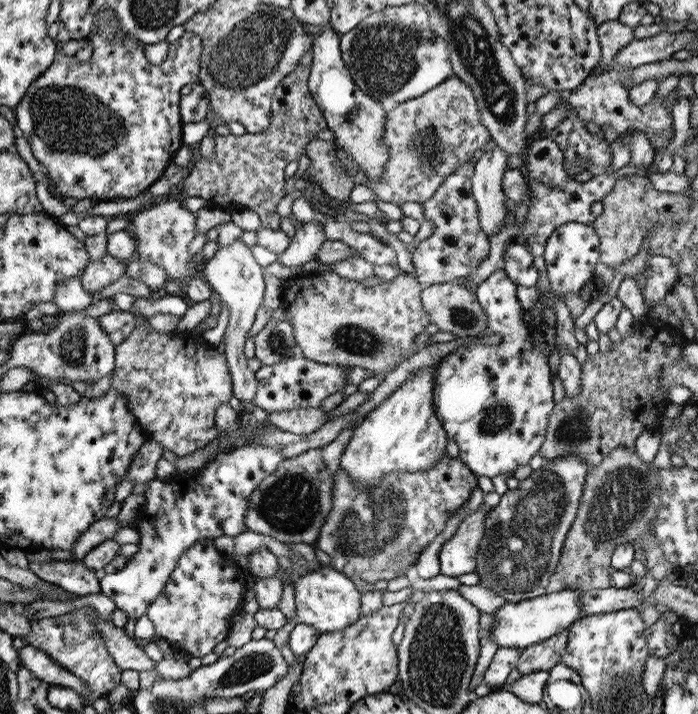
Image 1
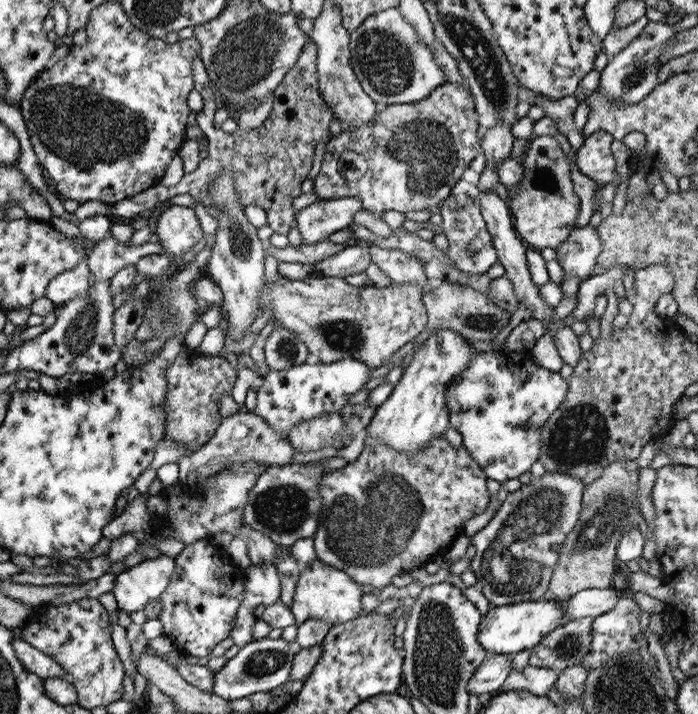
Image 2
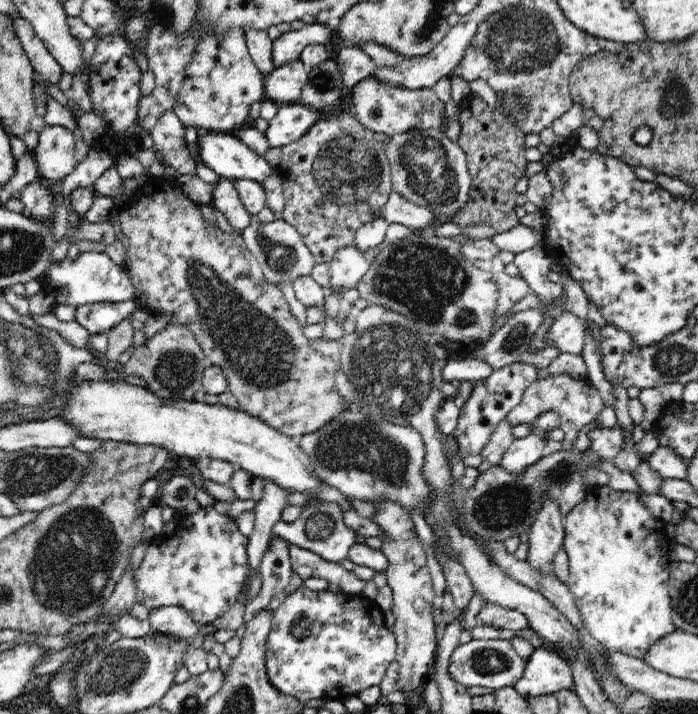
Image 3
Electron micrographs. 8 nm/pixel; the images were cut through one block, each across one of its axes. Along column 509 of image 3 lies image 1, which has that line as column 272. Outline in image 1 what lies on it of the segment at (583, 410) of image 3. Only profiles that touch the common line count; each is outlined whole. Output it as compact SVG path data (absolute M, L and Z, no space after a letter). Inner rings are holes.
M295 408L289 412L271 412L267 420L271 420L283 432L309 436L329 422L329 414L321 408Z

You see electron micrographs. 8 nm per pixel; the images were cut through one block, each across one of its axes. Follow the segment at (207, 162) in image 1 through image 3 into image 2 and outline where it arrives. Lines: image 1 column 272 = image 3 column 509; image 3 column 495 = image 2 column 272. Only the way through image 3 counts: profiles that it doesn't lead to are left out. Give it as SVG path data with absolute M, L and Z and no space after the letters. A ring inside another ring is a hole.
M309 40L305 48L301 50L297 62L293 68L285 74L283 82L275 88L275 100L273 108L267 116L267 120L259 128L235 128L233 132L223 132L221 128L213 128L213 122L209 116L203 116L207 112L207 98L203 110L197 114L197 126L203 132L203 142L207 146L207 158L203 158L197 168L189 174L183 174L183 178L175 186L151 186L141 194L135 194L129 200L121 200L115 206L111 206L111 214L117 218L133 218L141 216L147 208L153 208L155 202L167 202L169 198L187 194L197 204L209 208L211 198L207 194L207 186L215 180L219 172L233 172L235 178L235 192L243 204L257 206L267 216L267 226L273 230L273 234L287 236L291 230L297 230L297 214L293 210L293 202L303 194L301 184L307 180L311 168L313 168L313 152L315 144L329 132L329 120L333 118L331 108L325 104L321 92L319 92L319 76L317 76L317 44Z

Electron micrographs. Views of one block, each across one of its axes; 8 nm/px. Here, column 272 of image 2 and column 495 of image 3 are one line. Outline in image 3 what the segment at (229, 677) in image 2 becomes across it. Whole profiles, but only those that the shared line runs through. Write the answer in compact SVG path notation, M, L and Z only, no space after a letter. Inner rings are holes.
M472 640L454 650L450 664L452 664L450 670L452 680L456 680L456 684L464 688L482 686L482 688L500 690L504 686L514 686L518 680L522 680L526 672L526 662L516 654L510 640Z

